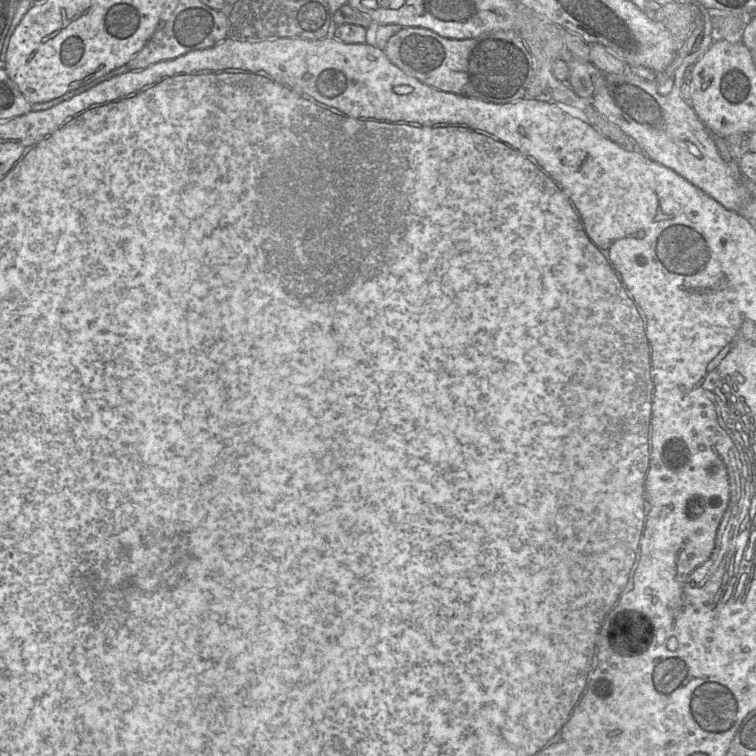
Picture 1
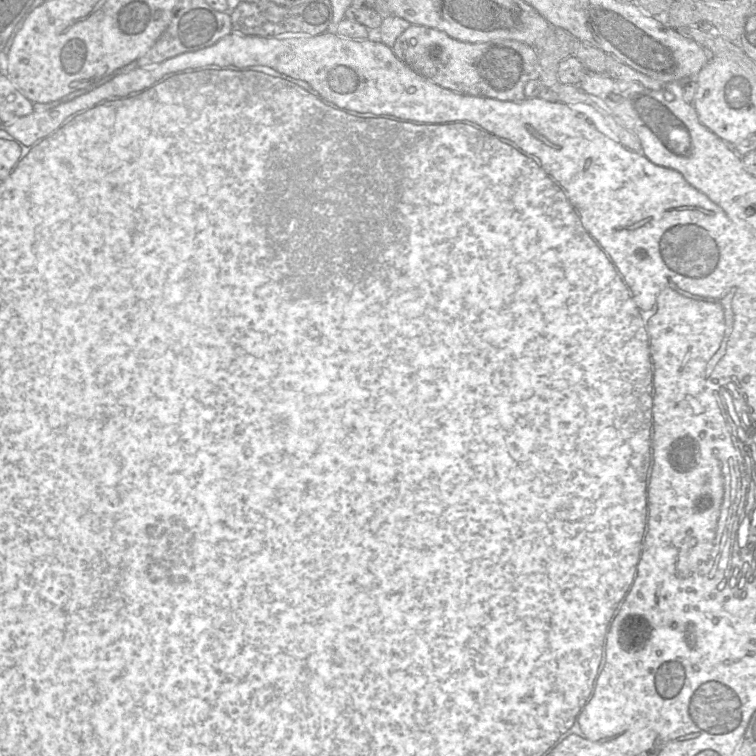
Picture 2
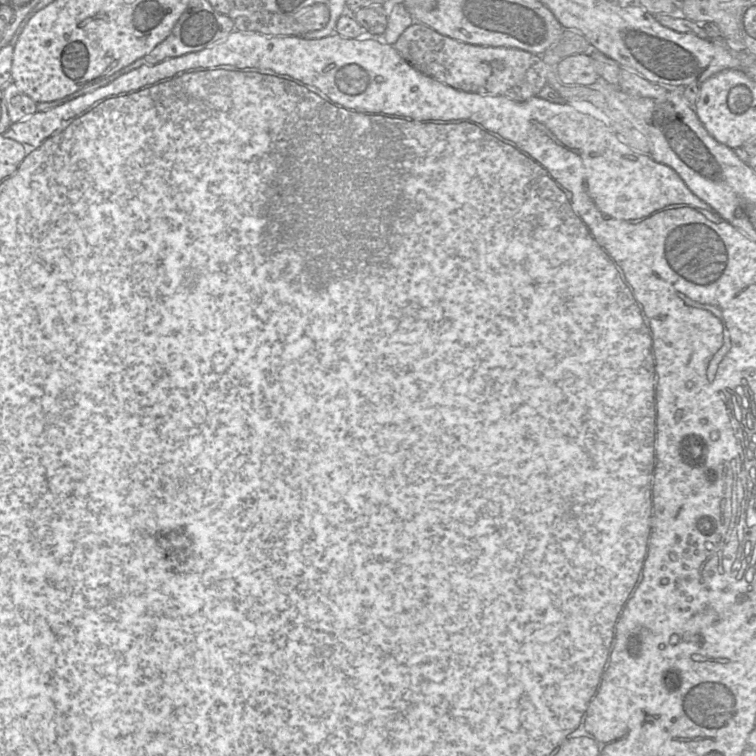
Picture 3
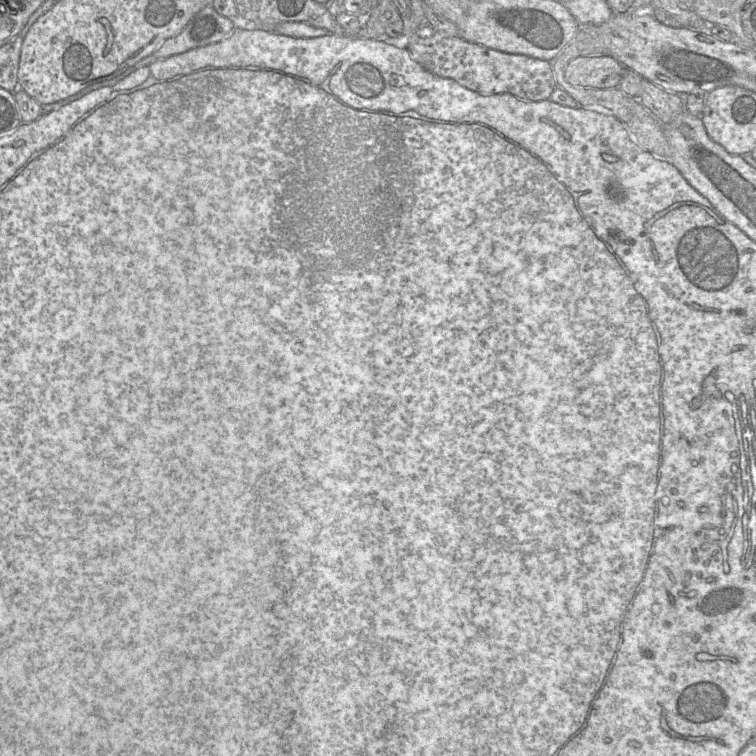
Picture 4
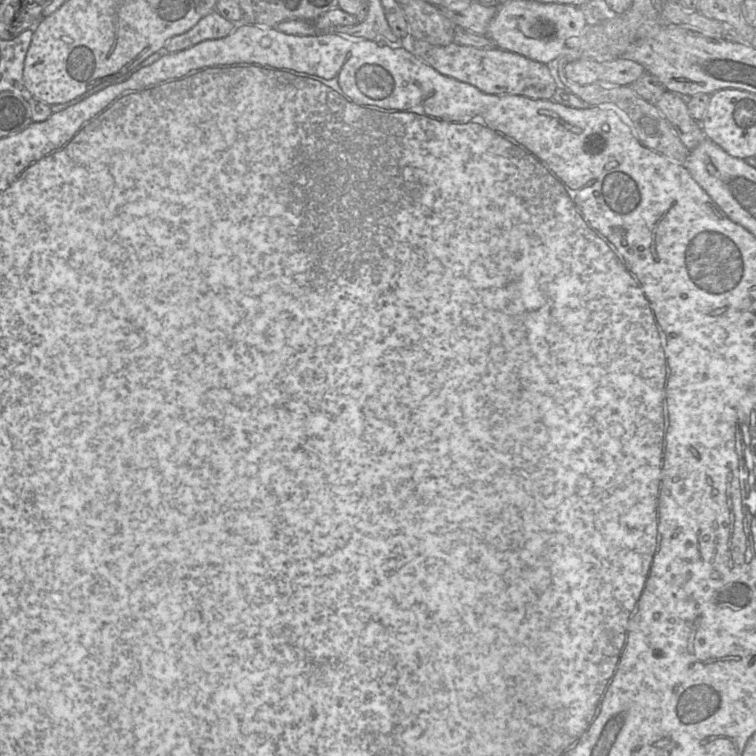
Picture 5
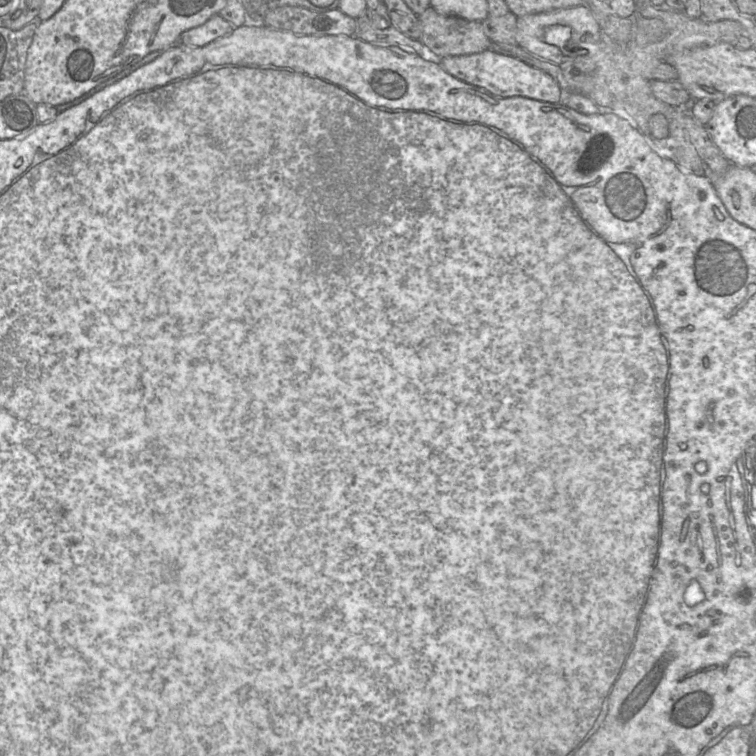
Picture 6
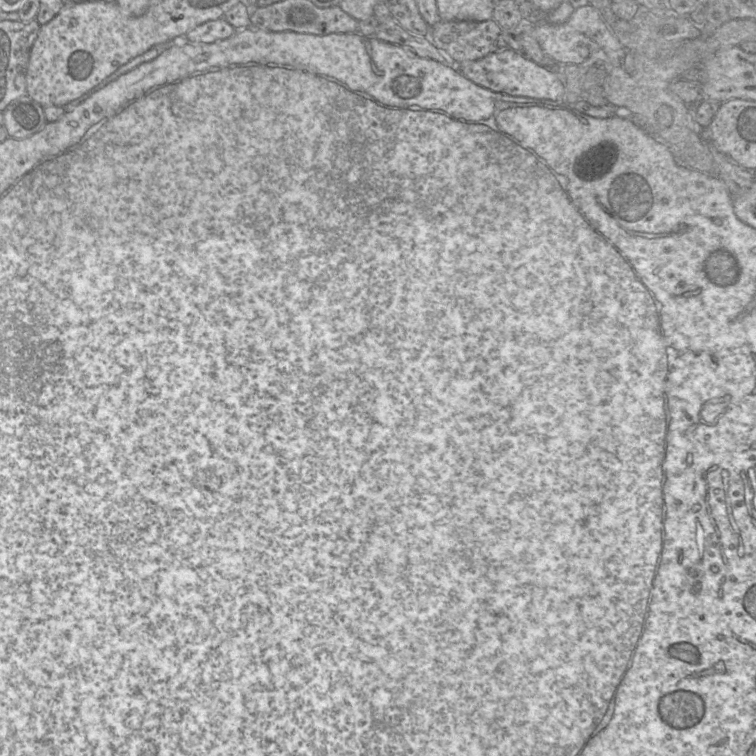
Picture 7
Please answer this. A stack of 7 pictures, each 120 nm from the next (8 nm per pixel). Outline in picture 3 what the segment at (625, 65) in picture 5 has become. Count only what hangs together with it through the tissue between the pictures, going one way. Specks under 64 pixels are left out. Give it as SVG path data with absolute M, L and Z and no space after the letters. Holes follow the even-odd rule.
M572 55L558 66L558 75L566 86L593 86L600 80L591 55Z

